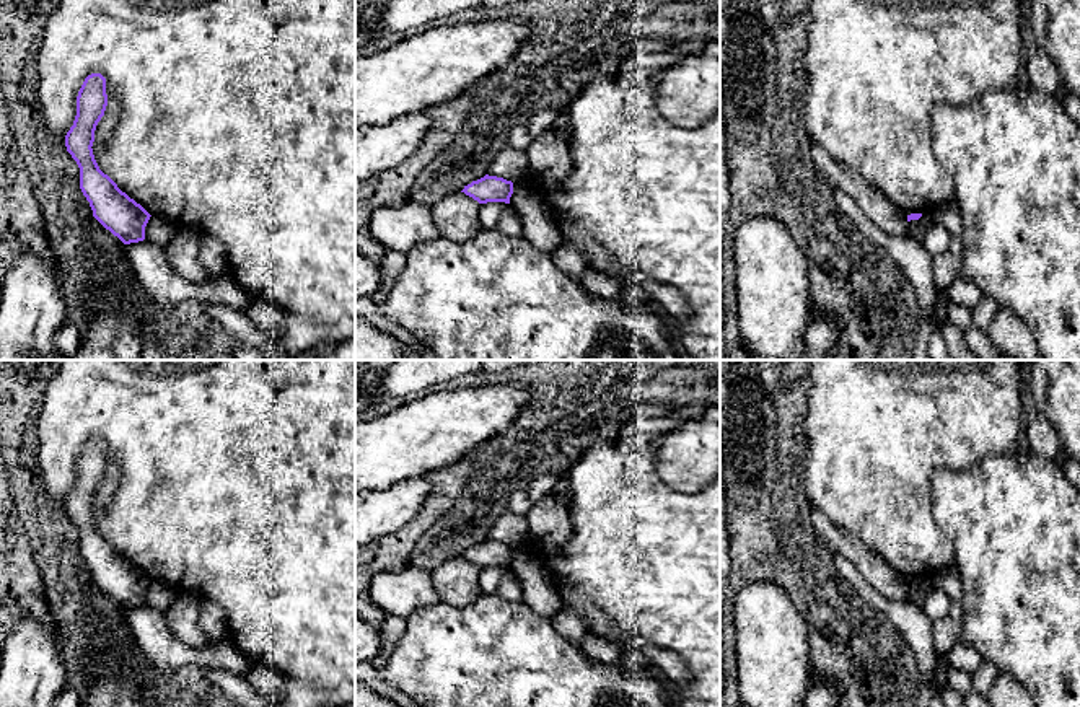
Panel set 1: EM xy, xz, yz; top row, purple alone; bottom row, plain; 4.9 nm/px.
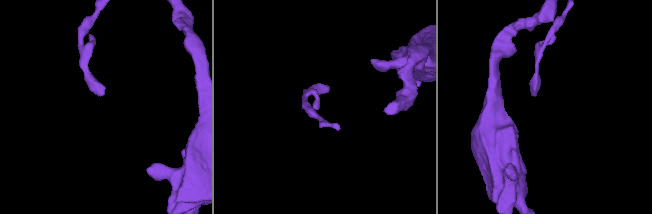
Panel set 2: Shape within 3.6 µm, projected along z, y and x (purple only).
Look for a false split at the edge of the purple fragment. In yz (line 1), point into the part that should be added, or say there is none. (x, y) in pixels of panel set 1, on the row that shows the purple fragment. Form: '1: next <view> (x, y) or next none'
1: next none

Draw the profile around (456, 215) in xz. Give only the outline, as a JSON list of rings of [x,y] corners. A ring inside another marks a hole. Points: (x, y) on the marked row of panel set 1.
[[[464,192],[448,194],[430,207],[441,238],[454,243],[471,241],[481,230],[481,204]]]

